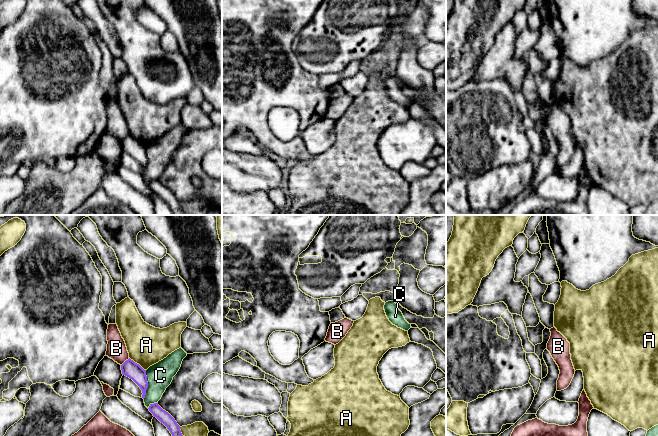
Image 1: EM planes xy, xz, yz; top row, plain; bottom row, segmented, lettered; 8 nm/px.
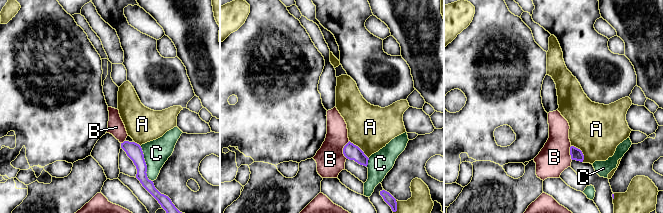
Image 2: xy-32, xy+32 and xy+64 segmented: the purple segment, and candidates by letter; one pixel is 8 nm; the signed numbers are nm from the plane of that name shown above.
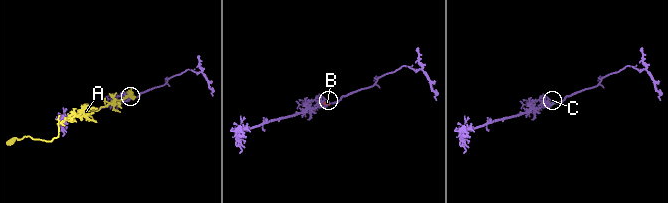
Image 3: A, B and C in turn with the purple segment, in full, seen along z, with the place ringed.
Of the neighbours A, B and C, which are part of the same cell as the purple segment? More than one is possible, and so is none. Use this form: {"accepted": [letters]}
{"accepted": []}

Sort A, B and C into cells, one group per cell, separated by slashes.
A / B / C

